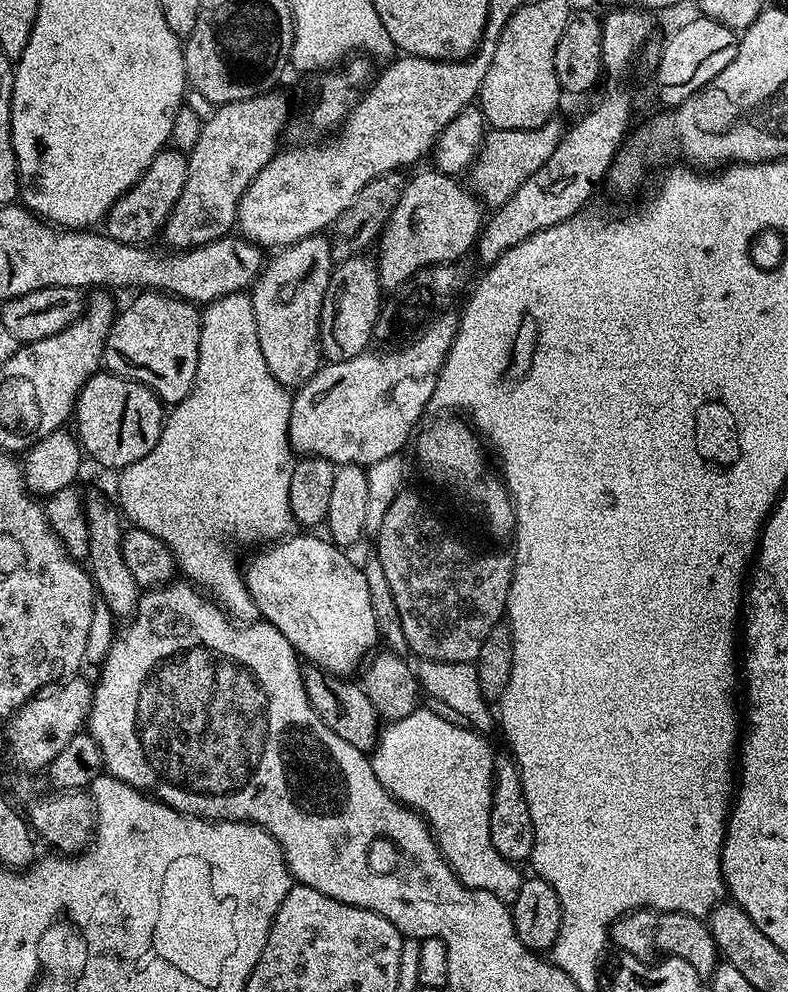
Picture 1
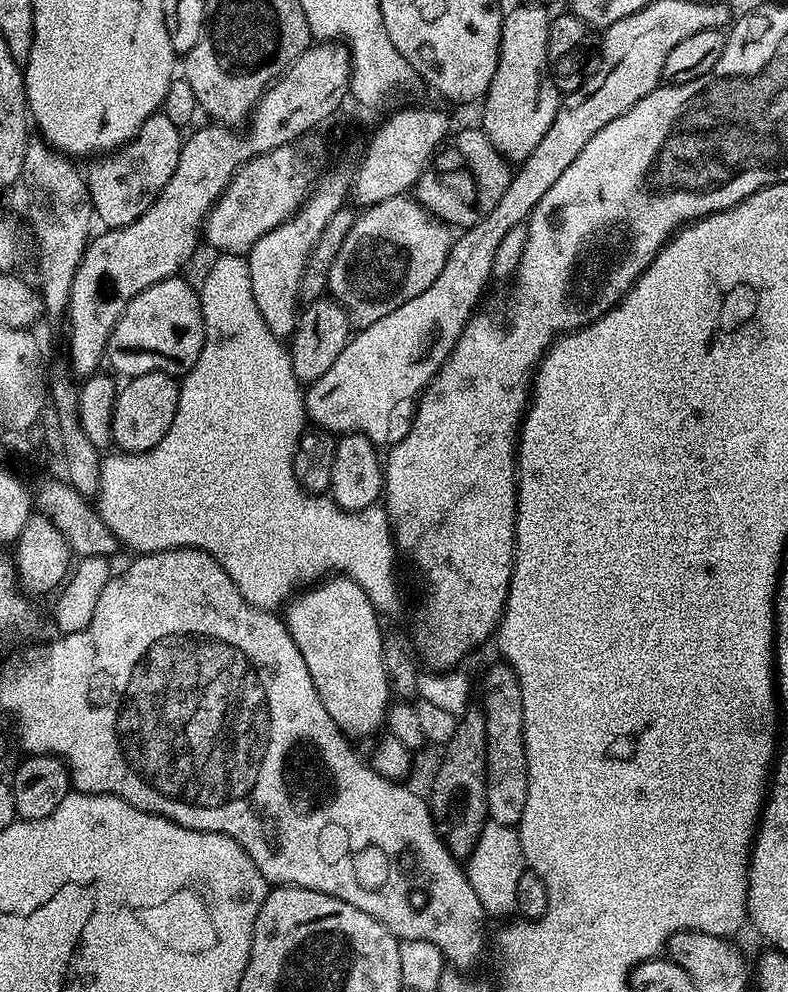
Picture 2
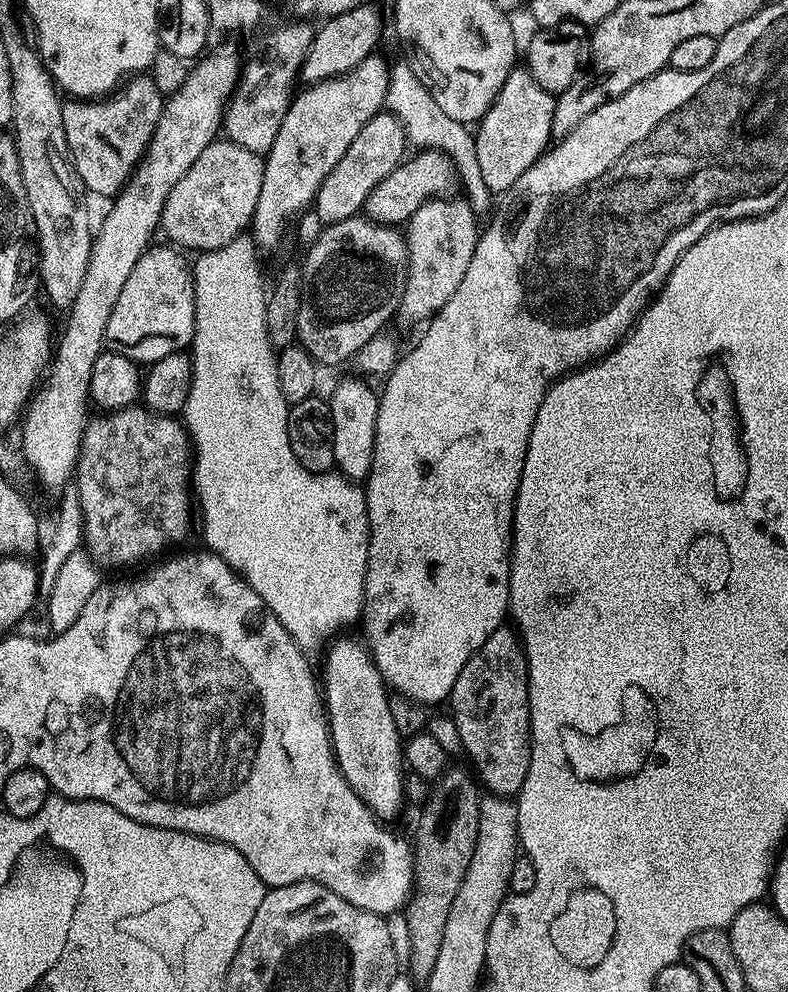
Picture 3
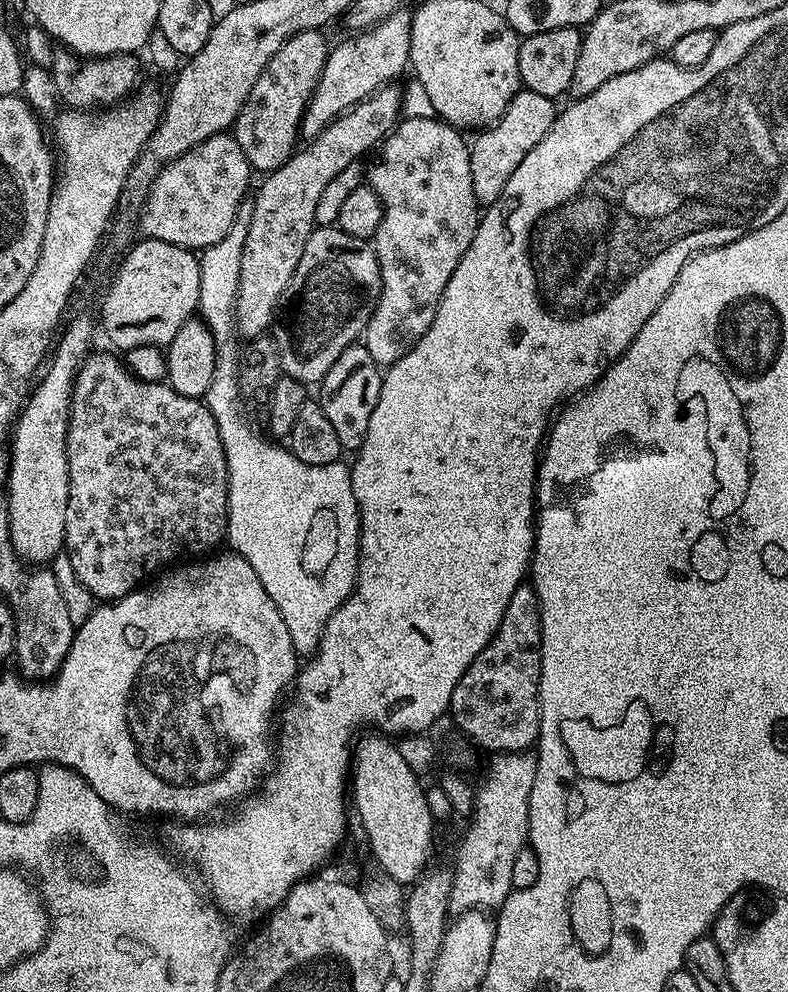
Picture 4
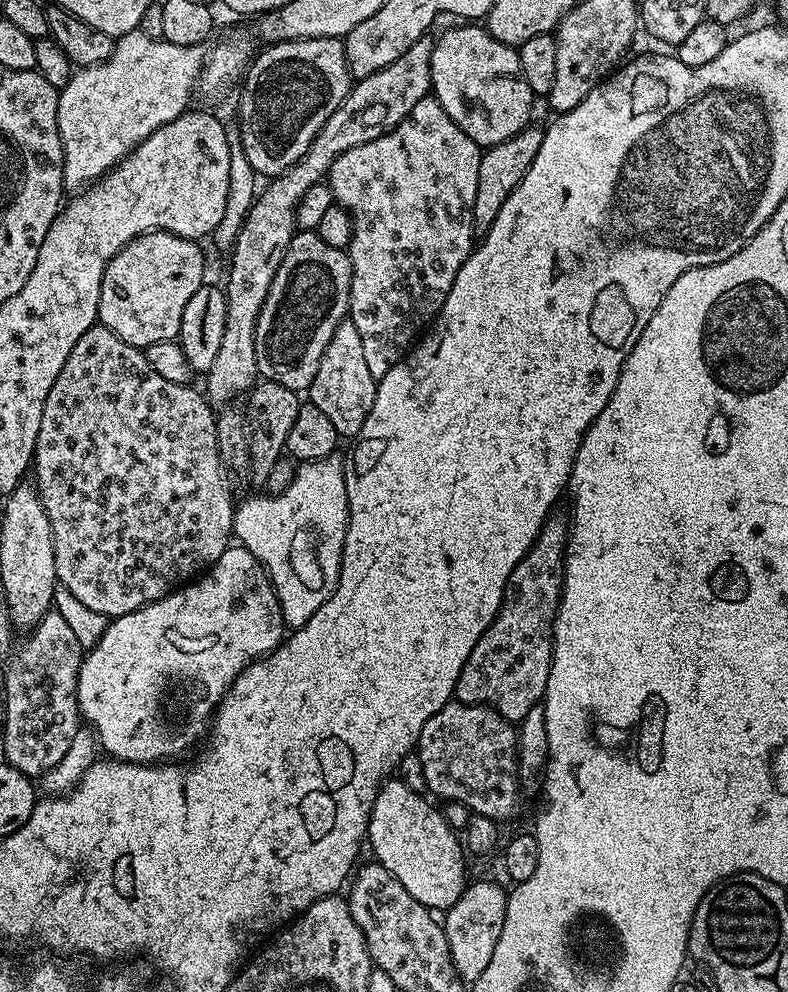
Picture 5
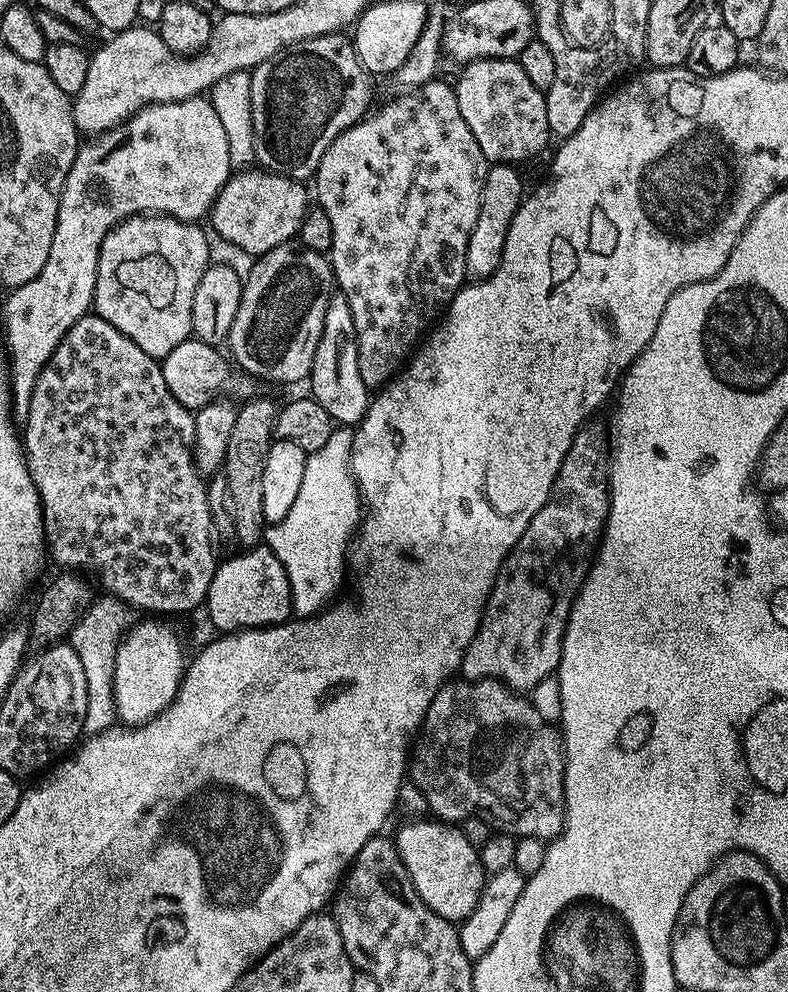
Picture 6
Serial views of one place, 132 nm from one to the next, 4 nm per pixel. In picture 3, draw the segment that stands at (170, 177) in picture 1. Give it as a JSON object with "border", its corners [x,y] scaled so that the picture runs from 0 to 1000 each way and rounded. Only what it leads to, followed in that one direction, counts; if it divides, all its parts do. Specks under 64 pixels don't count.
{"border":[[[188,75],[166,78],[131,103],[108,103],[91,99],[82,104],[79,127],[84,131],[86,155],[102,176],[103,186],[115,197],[118,194],[122,198],[137,198],[136,200],[151,198],[188,154],[188,148],[208,114],[209,104],[211,99],[201,87],[195,87],[192,76]]]}

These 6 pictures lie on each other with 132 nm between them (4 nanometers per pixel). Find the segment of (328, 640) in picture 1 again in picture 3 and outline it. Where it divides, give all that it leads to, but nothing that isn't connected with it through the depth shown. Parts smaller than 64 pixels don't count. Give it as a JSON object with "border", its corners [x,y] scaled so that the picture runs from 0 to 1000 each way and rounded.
{"border":[[[431,639],[415,650],[411,665],[411,692],[409,688],[409,706],[414,711],[416,737],[421,740],[421,756],[426,767],[439,784],[439,788],[459,804],[462,814],[487,829],[497,826],[515,810],[515,771],[508,737],[500,732],[500,723],[495,721],[495,698],[482,682],[472,658],[461,648],[457,649],[443,639]]]}

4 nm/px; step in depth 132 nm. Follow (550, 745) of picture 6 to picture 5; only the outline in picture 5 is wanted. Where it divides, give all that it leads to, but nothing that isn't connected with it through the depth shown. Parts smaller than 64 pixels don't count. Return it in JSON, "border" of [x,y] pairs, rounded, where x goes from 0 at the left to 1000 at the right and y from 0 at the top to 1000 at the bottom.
{"border":[[[570,708],[536,732],[527,759],[536,764],[541,792],[560,807],[586,808],[605,823],[641,829],[660,810],[657,738],[651,727],[637,724],[618,710]]]}

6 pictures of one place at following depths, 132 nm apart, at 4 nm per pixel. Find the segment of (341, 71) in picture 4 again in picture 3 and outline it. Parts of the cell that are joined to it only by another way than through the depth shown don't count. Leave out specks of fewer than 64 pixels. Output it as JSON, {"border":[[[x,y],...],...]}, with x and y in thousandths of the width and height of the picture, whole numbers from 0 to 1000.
{"border":[[[482,54],[459,58],[449,71],[418,81],[387,88],[387,93],[377,92],[371,98],[371,106],[363,111],[363,119],[358,119],[358,127],[353,127],[353,135],[348,135],[348,147],[335,157],[335,179],[332,196],[327,196],[327,208],[322,208],[322,216],[317,227],[317,236],[325,241],[325,248],[331,252],[350,250],[360,242],[360,233],[385,216],[397,209],[404,192],[419,171],[429,167],[434,155],[444,148],[444,143],[454,139],[454,131],[470,123],[489,108],[487,100],[492,94],[494,61],[487,61]]]}

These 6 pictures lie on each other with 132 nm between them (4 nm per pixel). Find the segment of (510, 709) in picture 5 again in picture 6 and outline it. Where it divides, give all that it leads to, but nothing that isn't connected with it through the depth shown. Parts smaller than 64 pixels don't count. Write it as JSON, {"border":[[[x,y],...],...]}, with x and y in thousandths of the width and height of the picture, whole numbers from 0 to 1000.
{"border":[[[747,425],[728,442],[718,462],[706,479],[695,505],[673,522],[662,542],[647,554],[647,558],[635,572],[632,583],[619,600],[612,619],[612,627],[586,663],[581,677],[590,685],[633,685],[651,698],[674,699],[688,683],[702,680],[711,672],[716,636],[721,630],[721,620],[731,598],[741,590],[746,575],[759,555],[761,541],[766,538],[766,528],[772,525],[772,473],[774,471],[774,440]]]}

